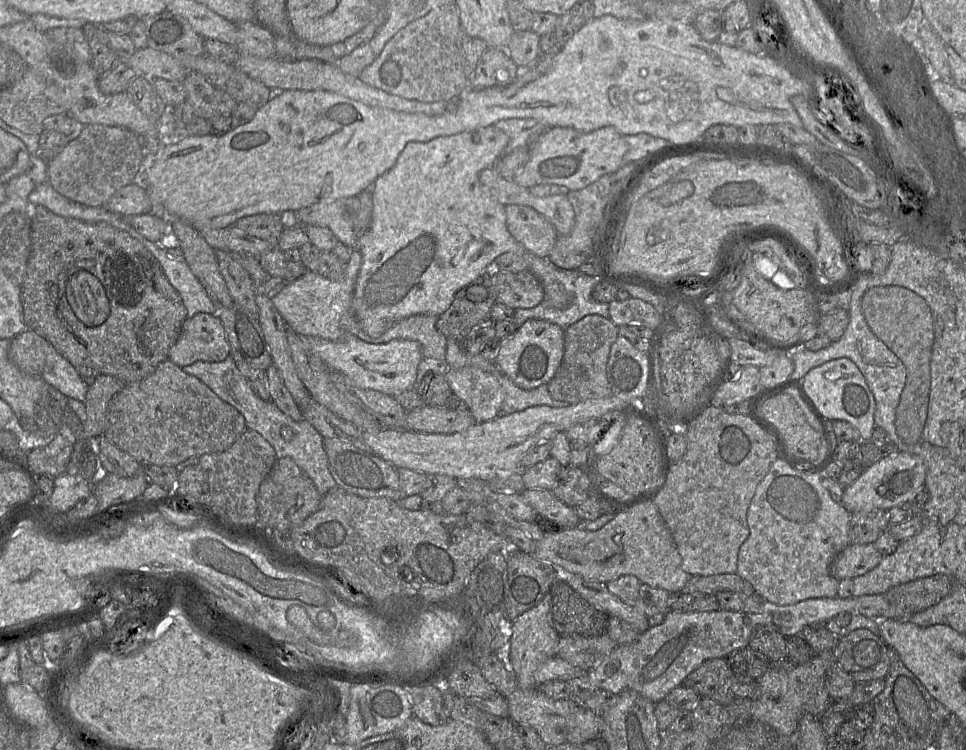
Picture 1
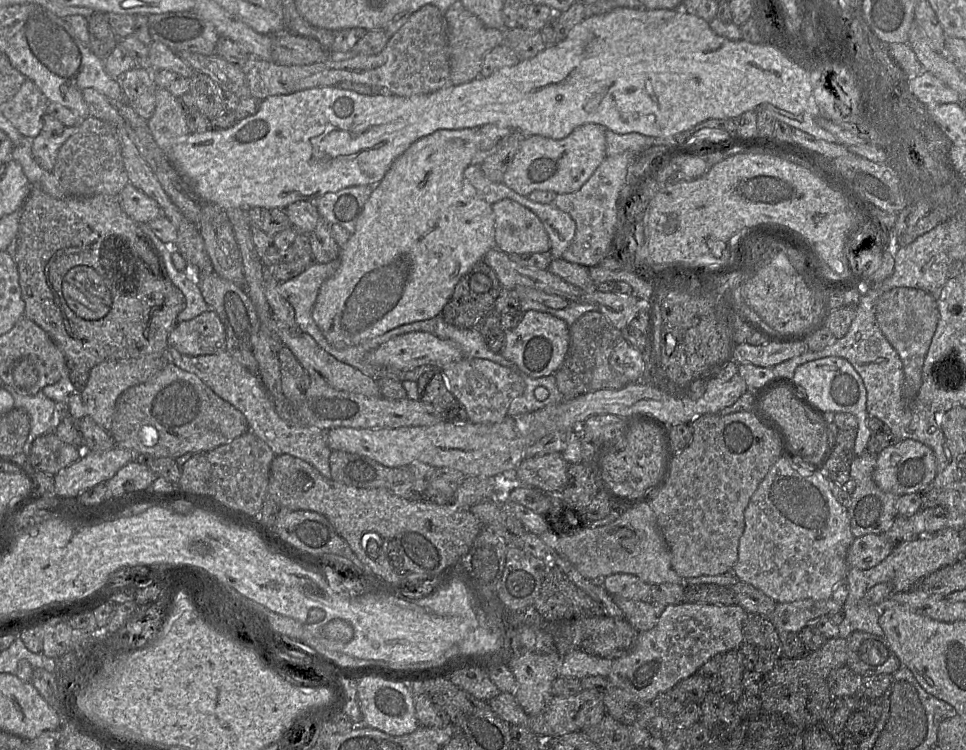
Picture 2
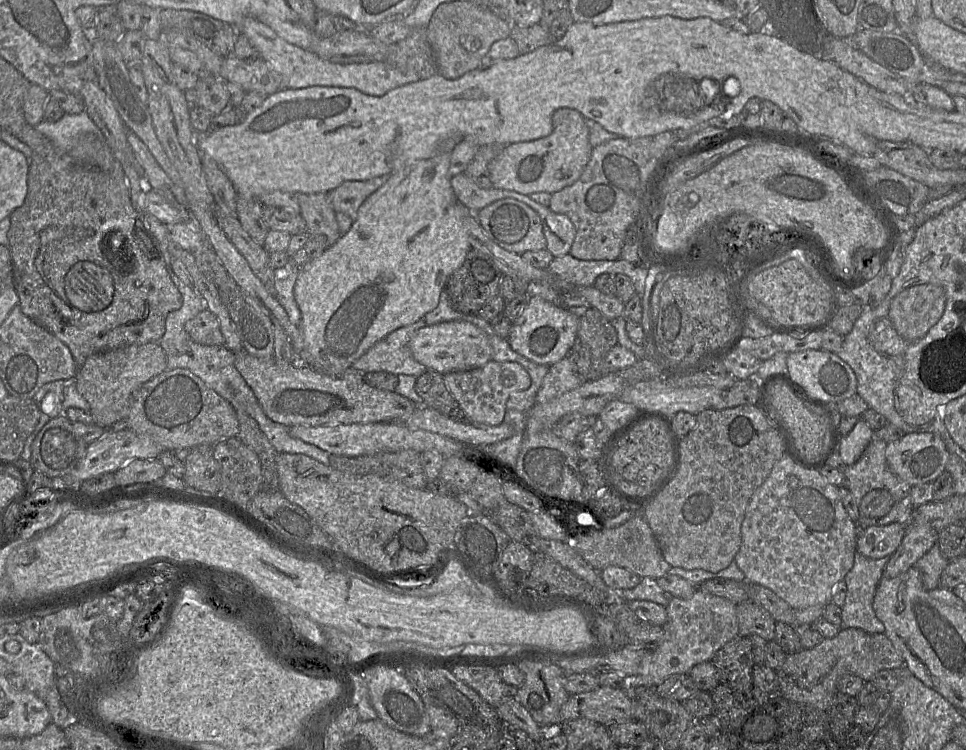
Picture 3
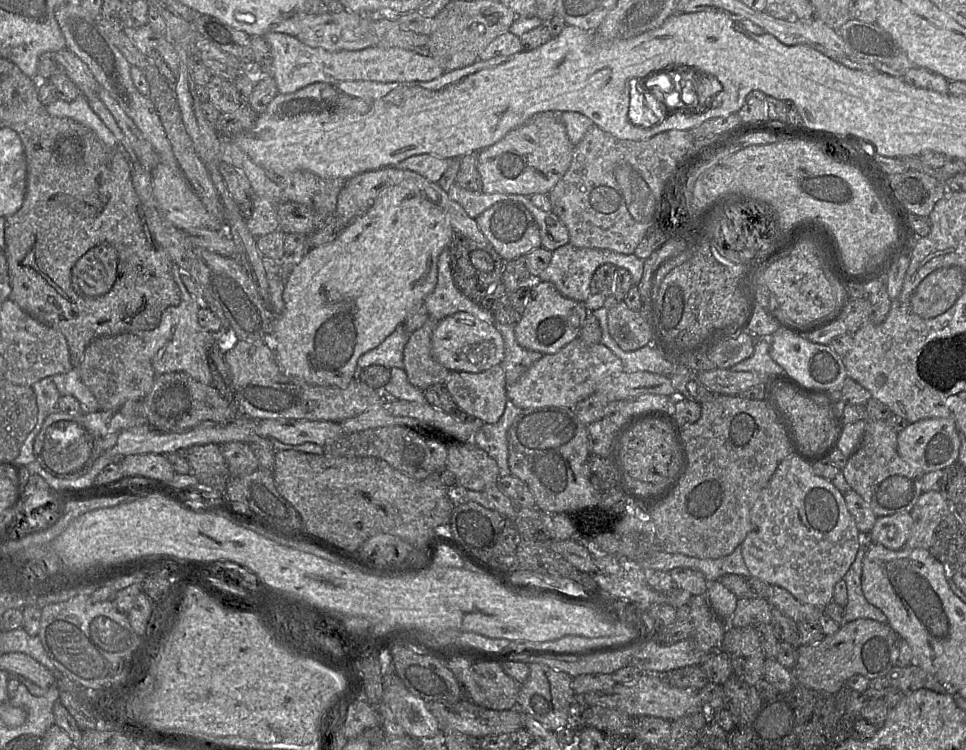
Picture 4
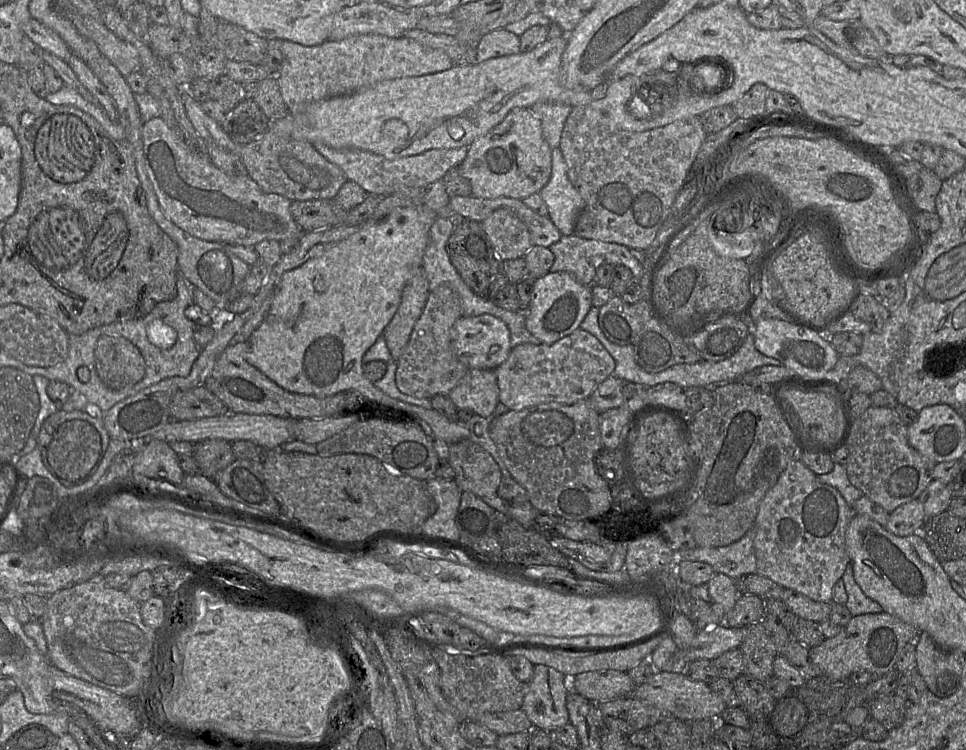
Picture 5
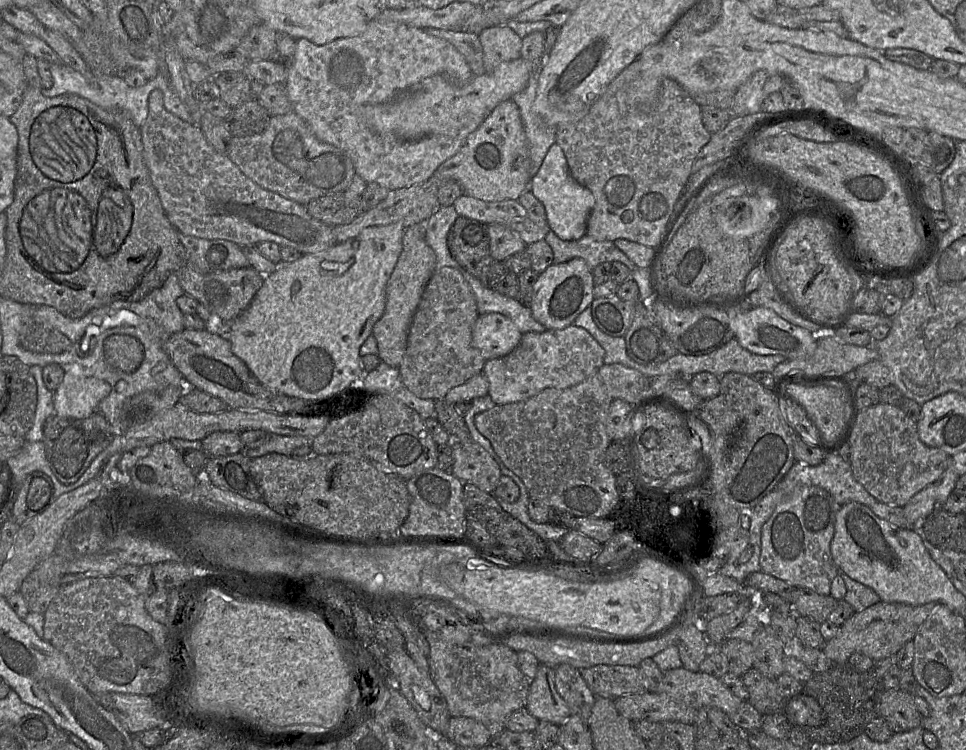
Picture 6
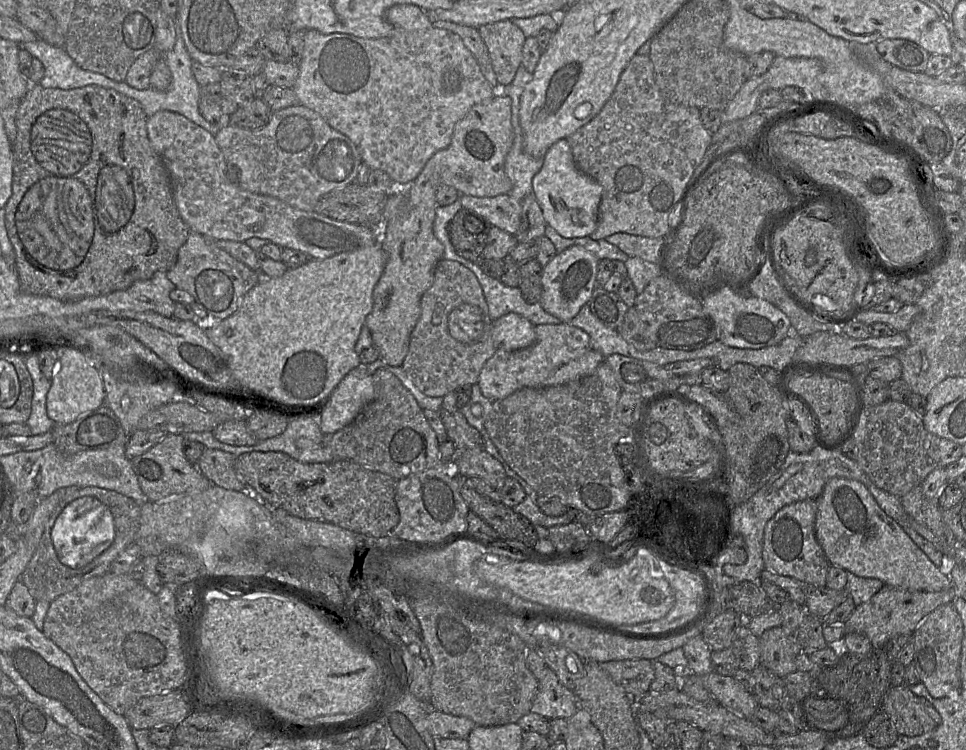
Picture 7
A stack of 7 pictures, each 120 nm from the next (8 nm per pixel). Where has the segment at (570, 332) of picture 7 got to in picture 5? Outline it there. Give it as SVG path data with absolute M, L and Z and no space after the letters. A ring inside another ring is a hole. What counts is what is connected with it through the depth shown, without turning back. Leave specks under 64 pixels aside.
M579 327L552 344L523 343L513 347L506 361L495 368L494 372L499 387L499 401L510 410L522 410L545 402L573 404L585 400L602 381L613 374L614 369L615 360L602 343L594 335Z

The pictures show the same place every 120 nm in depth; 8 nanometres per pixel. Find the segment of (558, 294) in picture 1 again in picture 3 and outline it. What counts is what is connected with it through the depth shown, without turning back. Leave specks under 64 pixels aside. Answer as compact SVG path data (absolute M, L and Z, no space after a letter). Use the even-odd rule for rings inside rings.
M442 152L428 159L417 160L390 174L386 182L361 204L351 229L341 235L333 245L327 247L319 257L299 269L294 285L294 297L301 312L300 329L304 338L304 348L317 361L333 364L335 376L343 375L355 360L388 334L423 319L428 312L432 311L438 305L440 293L449 277L463 264L467 253L472 248L467 228L458 217L457 205L460 202L455 196L451 185L452 176L449 173L451 153Z

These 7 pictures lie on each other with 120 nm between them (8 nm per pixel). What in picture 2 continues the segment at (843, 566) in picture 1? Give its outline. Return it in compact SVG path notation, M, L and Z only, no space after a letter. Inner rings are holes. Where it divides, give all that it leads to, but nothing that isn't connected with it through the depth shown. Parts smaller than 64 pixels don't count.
M867 534L855 538L847 552L847 565L861 570L870 569L880 564L894 547L884 534Z

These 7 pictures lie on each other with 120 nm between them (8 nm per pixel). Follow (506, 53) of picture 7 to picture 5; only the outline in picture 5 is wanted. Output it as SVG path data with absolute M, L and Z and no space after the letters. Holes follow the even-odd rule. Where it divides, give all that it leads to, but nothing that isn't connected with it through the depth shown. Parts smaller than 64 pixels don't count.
M500 28L485 34L481 38L476 50L476 60L477 62L484 62L488 59L520 52L520 37L505 28Z

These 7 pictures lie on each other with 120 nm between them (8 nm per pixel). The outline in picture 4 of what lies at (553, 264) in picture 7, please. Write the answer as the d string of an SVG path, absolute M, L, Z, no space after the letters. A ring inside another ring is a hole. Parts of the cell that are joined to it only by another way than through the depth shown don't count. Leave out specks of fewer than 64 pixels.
M533 280L527 306L514 327L516 341L525 349L554 354L579 336L589 312L584 302L563 296L553 283Z

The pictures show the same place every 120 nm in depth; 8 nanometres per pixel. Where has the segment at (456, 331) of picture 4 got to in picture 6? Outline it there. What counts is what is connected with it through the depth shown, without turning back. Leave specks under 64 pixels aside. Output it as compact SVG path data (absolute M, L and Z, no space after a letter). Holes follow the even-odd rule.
M497 312L479 315L472 330L472 345L486 360L509 354L521 338L514 322Z

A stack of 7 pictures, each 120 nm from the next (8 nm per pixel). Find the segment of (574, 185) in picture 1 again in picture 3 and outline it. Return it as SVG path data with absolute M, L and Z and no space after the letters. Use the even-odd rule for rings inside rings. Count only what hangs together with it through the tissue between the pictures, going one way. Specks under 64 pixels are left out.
M560 108L553 113L552 123L553 132L549 136L505 145L502 152L490 163L492 187L524 195L536 192L553 194L580 178L593 150L585 117L577 110Z

